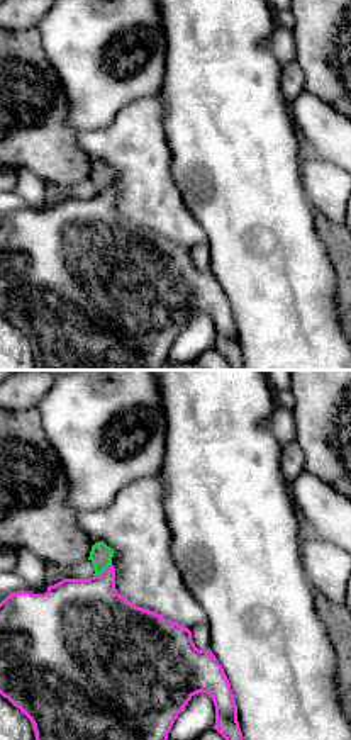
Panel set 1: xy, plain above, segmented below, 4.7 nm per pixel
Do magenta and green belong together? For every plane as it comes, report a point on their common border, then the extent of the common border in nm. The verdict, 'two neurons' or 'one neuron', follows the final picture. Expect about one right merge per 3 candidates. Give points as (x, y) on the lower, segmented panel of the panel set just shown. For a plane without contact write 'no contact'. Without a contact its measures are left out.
contact (104, 571); length 110 nm

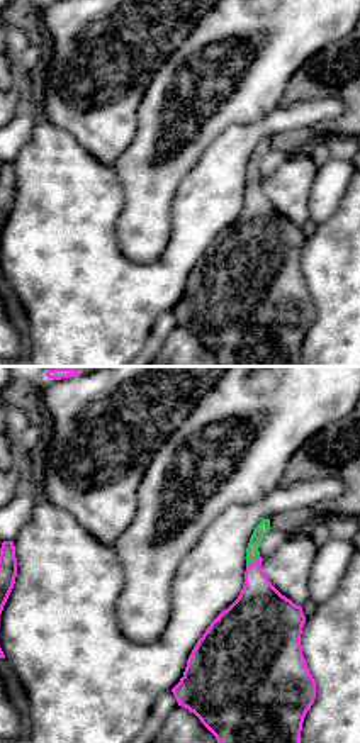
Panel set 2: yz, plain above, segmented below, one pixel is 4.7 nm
contact (253, 562); length 90 nm

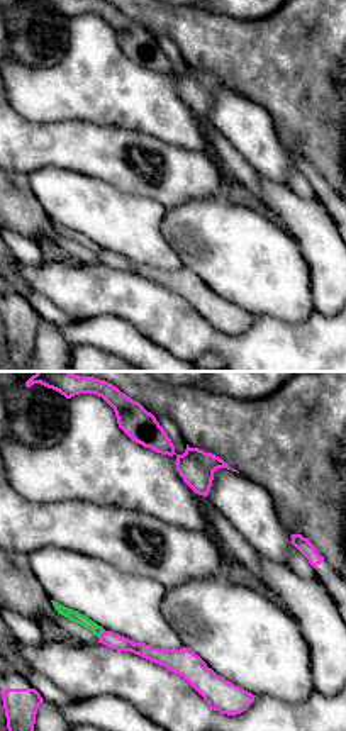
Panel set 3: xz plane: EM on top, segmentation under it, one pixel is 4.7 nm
contact (100, 635); length 50 nm

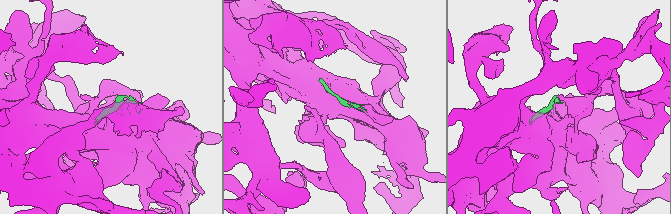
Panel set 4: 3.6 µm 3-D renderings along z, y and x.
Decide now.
two neurons

